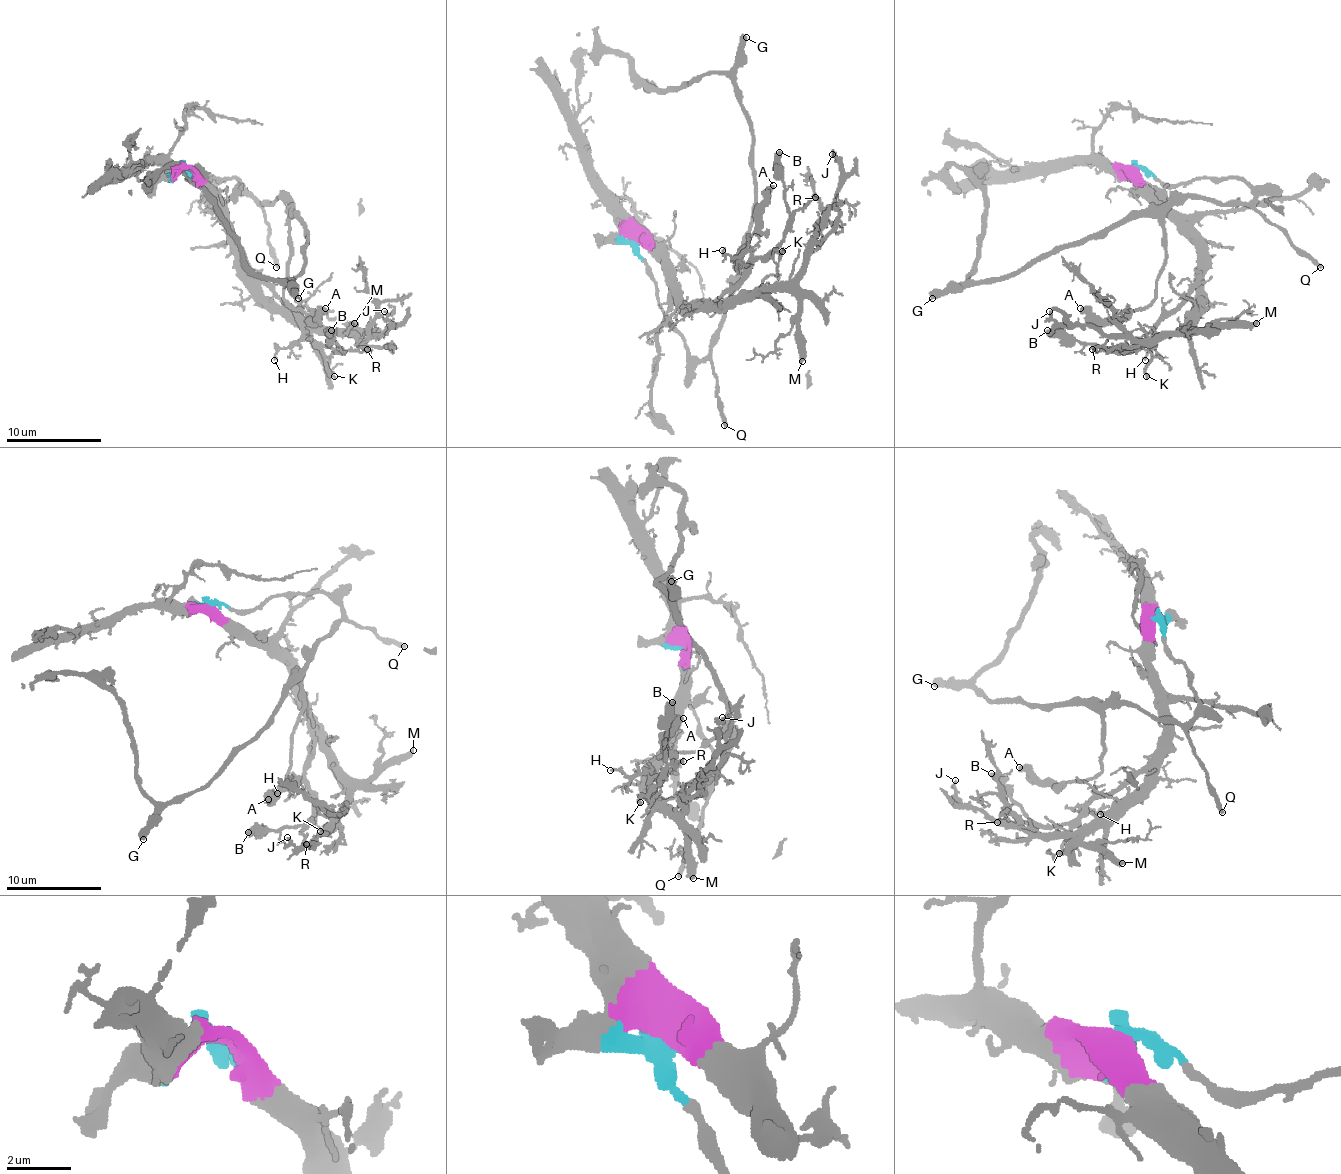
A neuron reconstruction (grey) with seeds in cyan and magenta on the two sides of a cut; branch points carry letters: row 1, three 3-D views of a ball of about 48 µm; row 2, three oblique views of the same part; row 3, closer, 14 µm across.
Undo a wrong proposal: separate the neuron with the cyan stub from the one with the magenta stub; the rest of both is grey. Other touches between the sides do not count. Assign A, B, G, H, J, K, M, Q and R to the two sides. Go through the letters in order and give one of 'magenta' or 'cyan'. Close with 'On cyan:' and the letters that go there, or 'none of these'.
A: cyan
B: magenta
G: cyan
H: magenta
J: magenta
K: magenta
M: magenta
Q: cyan
R: magenta
On cyan: A, G, Q

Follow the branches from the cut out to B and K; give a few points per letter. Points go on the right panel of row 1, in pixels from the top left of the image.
B: (1135, 167), (1159, 198), (1159, 207), (1197, 248), (1194, 289), (1151, 339), (1132, 351), (1063, 339), (1046, 329)
K: (1135, 167), (1137, 176), (1159, 198), (1159, 207), (1197, 248), (1194, 289), (1154, 329), (1154, 348), (1147, 377)

